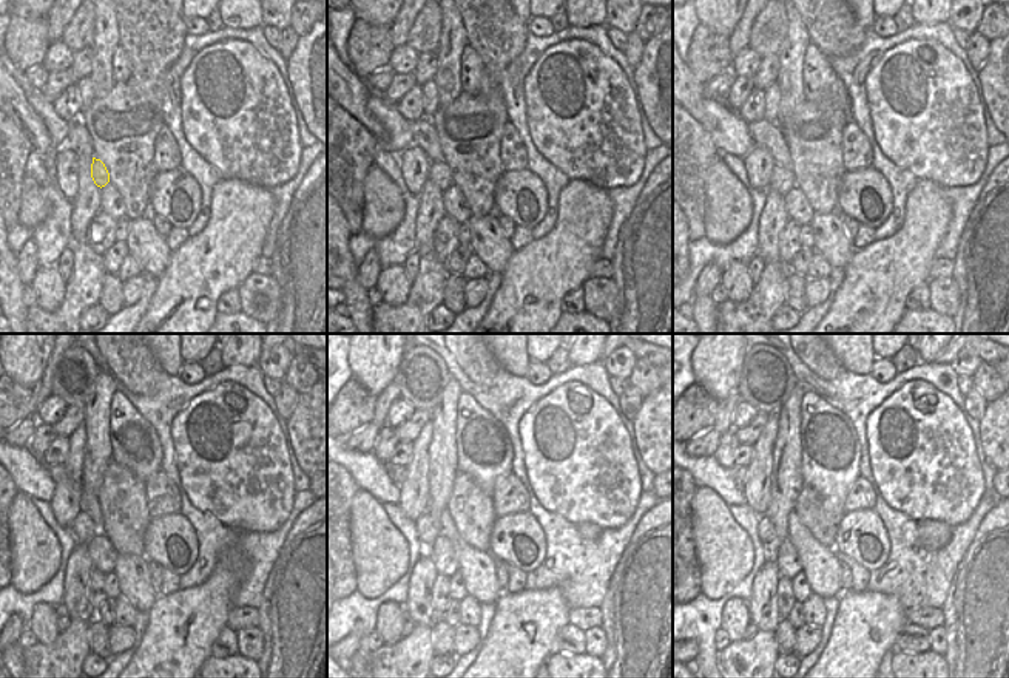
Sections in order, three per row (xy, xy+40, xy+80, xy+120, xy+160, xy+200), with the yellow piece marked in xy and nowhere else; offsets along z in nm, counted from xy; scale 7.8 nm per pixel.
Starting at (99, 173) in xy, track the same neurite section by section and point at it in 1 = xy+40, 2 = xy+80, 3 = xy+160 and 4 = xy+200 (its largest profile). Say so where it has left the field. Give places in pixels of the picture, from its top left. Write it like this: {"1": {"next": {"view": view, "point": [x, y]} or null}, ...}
{"1": {"next": {"view": "xy+40", "point": [440, 173]}}, "2": {"next": {"view": "xy+80", "point": [782, 179]}}, "3": {"next": {"view": "xy+160", "point": [428, 530]}}, "4": {"next": {"view": "xy+200", "point": [767, 535]}}}

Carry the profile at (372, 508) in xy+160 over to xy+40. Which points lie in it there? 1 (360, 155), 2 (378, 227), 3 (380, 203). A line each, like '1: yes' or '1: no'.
1: no
2: yes
3: yes

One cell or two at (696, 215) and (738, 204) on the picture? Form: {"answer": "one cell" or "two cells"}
{"answer": "two cells"}

